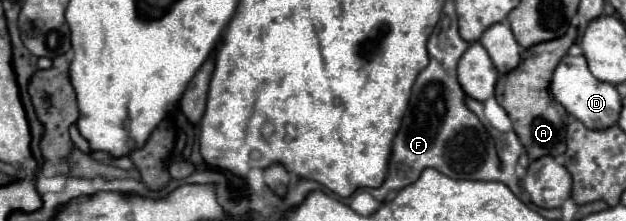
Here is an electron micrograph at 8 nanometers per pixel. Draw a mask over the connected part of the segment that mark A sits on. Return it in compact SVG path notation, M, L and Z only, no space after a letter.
M570 29L562 39L552 39L550 43L538 43L538 45L526 49L524 53L528 53L528 55L522 57L520 65L514 71L502 75L496 83L496 101L504 107L508 117L514 121L512 127L514 127L518 139L522 141L522 145L526 147L528 157L532 161L540 159L544 155L558 157L558 155L564 155L564 151L566 151L566 125L570 121L570 115L552 97L550 79L552 79L556 65L568 53L568 49L574 41L576 41L576 33L574 33L574 29Z

